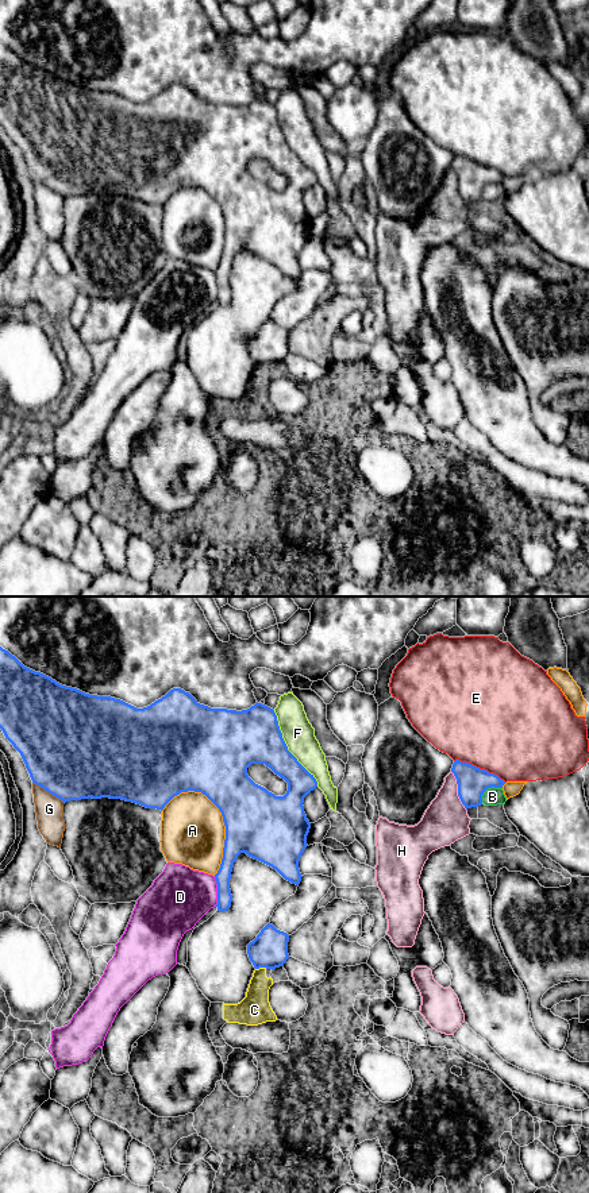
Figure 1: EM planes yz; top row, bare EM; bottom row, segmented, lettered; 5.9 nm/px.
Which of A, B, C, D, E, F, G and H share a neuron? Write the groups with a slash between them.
A / B / C / D / E / F / G / H

